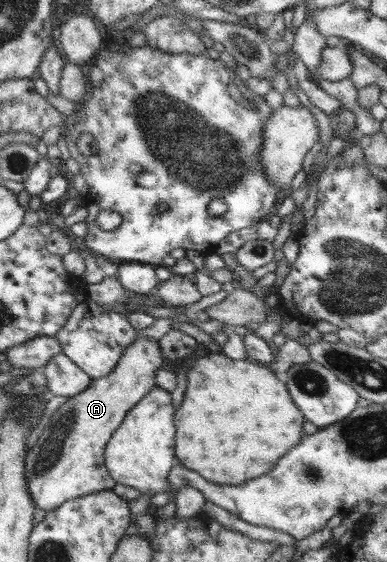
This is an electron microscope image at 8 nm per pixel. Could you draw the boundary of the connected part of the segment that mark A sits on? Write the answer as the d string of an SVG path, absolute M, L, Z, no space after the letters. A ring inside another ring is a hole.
M138 334L138 339L122 351L119 363L112 372L104 377L92 379L84 391L68 397L67 401L60 405L50 418L48 425L44 427L43 433L39 435L36 445L27 451L24 458L26 487L35 507L50 511L75 497L114 489L117 483L110 477L105 466L106 444L126 417L128 410L156 386L154 374L161 368L164 359L165 356L160 351L158 341Z

